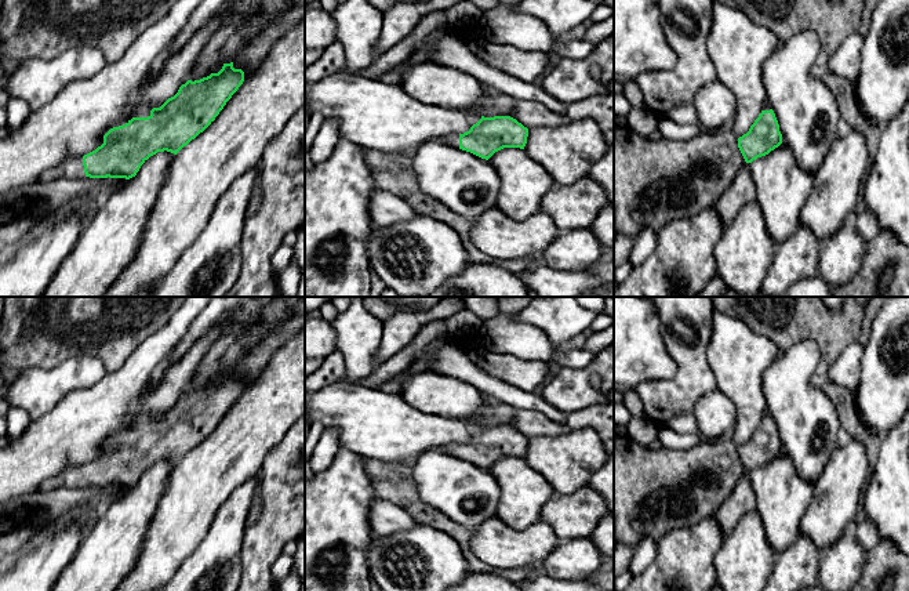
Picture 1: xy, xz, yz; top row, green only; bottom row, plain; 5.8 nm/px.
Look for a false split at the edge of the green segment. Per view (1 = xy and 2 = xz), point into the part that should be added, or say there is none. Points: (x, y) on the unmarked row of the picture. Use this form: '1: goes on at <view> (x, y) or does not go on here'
1: goes on at xy (72, 477)
2: goes on at xz (453, 449)

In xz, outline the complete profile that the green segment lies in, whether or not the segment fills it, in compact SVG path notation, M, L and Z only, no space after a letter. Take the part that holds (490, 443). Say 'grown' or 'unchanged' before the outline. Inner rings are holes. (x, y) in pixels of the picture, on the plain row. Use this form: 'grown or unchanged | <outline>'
grown | M510 425L484 427L463 443L448 443L439 450L488 469L503 457L524 458L528 438Z

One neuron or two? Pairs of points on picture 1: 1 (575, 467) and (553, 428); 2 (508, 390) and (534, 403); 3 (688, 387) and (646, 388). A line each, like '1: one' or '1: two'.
1: two
2: one
3: one

